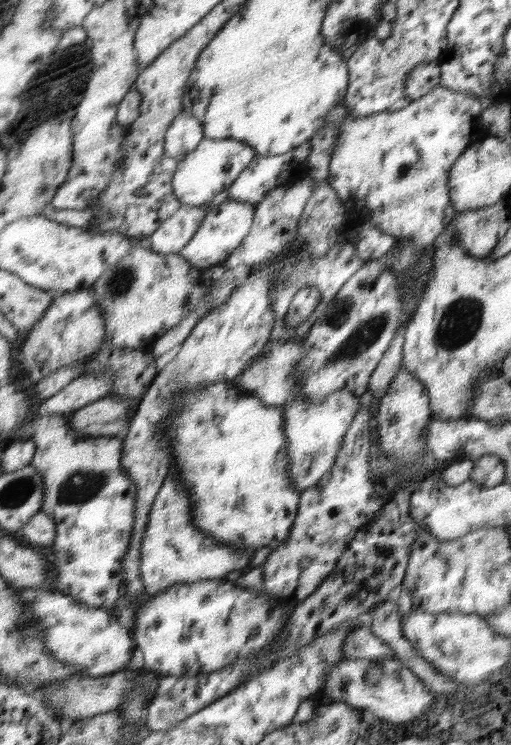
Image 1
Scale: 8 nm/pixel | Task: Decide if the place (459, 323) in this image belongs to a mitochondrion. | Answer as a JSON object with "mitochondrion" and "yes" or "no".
{"mitochondrion":"yes"}

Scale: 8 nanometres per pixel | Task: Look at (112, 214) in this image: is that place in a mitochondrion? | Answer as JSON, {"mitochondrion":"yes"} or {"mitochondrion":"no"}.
{"mitochondrion":"yes"}

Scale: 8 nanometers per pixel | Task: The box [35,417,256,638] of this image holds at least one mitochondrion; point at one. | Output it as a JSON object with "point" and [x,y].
{"point":[83,484]}

